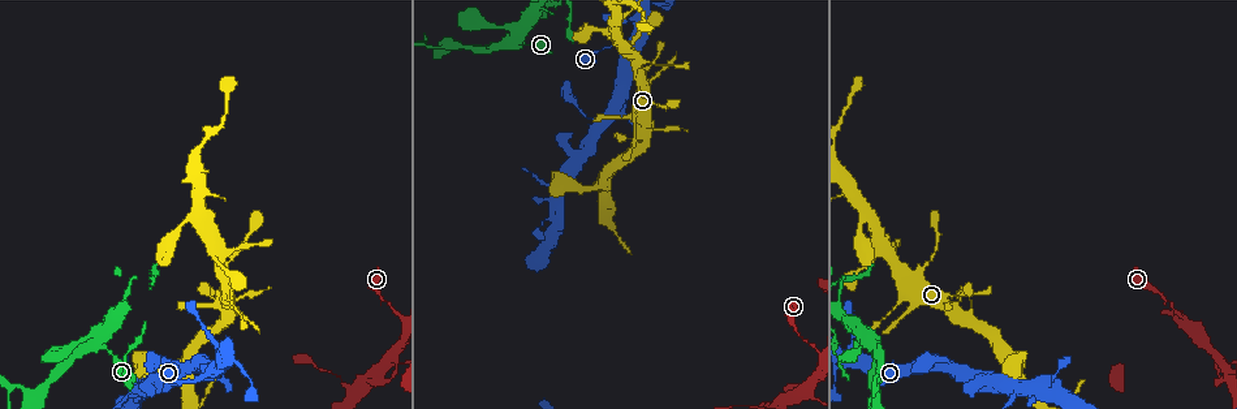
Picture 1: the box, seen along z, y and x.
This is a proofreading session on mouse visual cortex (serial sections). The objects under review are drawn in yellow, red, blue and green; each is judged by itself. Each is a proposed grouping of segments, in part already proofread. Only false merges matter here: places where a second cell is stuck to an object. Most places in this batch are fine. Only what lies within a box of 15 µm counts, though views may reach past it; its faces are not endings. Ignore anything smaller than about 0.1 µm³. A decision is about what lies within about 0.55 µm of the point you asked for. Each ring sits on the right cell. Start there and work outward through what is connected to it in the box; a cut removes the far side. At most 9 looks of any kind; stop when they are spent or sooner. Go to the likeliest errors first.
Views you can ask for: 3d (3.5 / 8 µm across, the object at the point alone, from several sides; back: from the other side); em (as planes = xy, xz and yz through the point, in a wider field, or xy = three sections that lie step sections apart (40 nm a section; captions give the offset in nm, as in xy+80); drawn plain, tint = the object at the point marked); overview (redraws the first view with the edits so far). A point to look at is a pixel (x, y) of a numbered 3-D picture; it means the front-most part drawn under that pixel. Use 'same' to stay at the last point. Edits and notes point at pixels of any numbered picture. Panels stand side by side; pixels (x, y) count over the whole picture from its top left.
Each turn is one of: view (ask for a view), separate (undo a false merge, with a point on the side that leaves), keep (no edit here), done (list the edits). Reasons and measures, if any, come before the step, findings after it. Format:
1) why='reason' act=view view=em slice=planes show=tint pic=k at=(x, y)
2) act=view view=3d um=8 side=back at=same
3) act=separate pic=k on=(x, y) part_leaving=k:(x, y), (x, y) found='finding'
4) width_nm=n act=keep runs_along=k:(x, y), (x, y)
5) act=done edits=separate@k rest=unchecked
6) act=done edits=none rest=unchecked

why='narrows sharply' act=view view=3d um=8 pic=1 at=(961, 292)

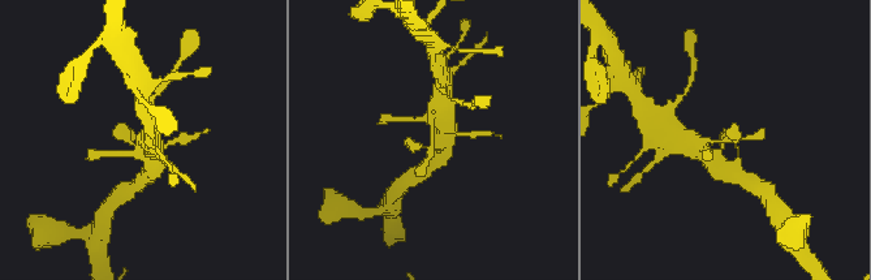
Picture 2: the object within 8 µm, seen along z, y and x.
why='zoom in' act=view view=3d um=3.5 pic=2 at=(431, 132)

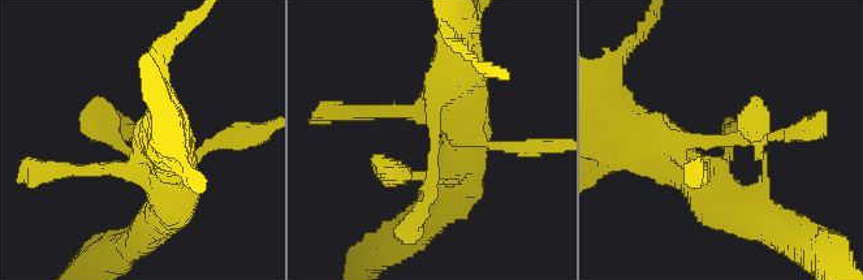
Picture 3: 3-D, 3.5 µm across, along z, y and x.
act=keep found='one cell here'

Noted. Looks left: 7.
why='sharp bend' act=view view=3d um=3.5 pic=1 at=(872, 343)

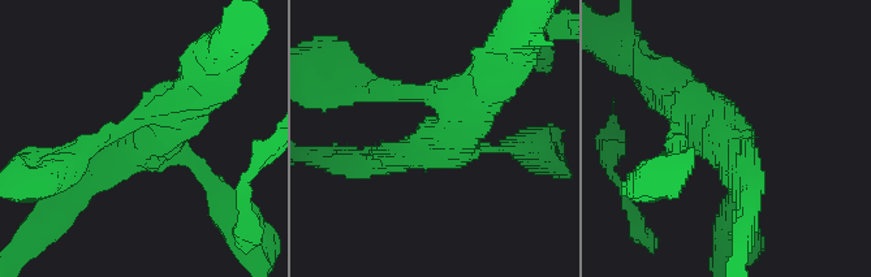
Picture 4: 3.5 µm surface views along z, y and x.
why='now the EM' act=view view=em slice=planes show=tint pic=4 at=(161, 145)

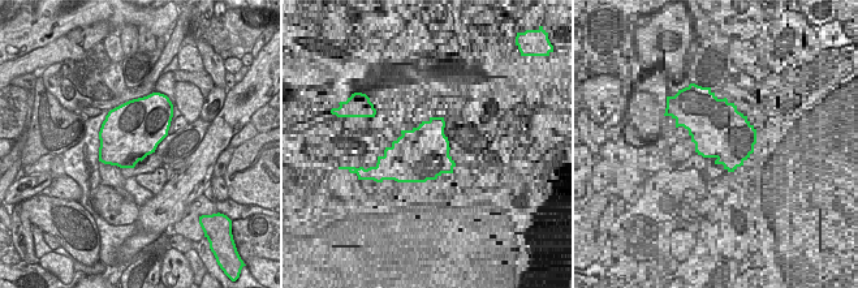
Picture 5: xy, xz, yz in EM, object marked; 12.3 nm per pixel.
arms=4 act=keep runs_along=4:(733, 197), (733, 148), (673, 89) found='one cell here'

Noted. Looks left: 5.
why='a fork' act=view view=3d um=3.5 pic=1 at=(879, 385)

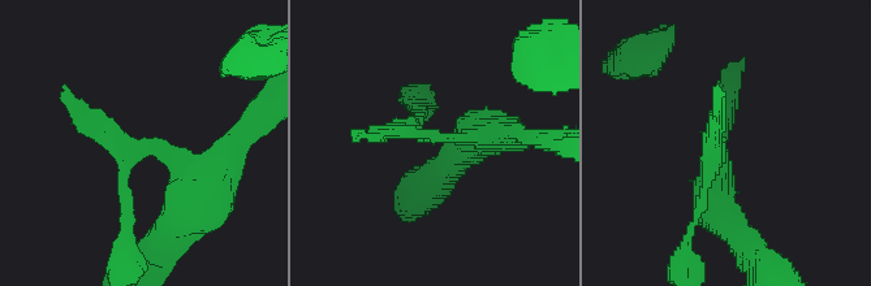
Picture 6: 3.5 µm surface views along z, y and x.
arms=3 arm_widths_nm=150,200,350 act=view view=em slice=planes show=tint pic=6 at=(434, 135)

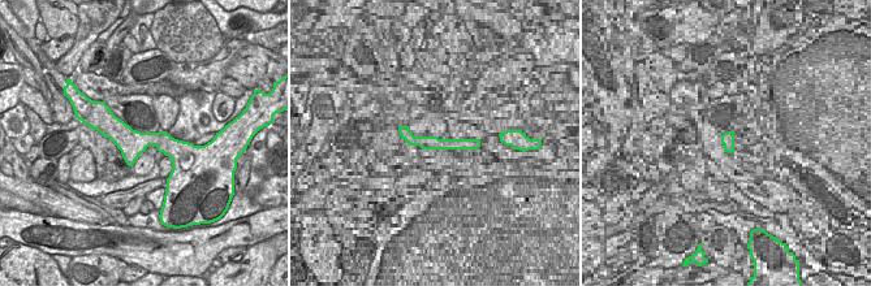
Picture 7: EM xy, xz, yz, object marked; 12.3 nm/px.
act=keep found='all the same cell'

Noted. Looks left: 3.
why='arms part here' act=view view=em slice=xy step=5 show=tint pic=1 at=(1219, 359)

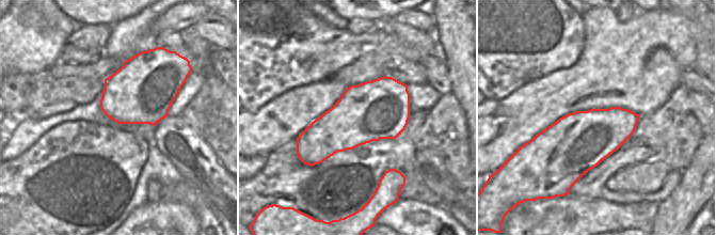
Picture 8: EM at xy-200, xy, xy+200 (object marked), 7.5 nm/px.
act=view view=3d um=3.5 at=same

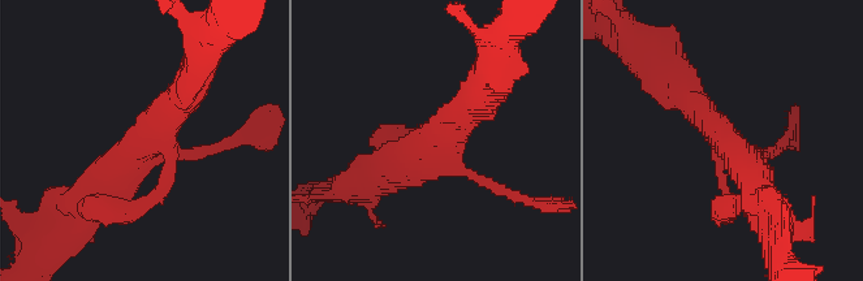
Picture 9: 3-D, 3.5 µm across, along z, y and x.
act=keep runs_along=9:(188, 86), (168, 119), (83, 210) found='continuous, no second cell'

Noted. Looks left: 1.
act=done edits=none rest=unchecked

